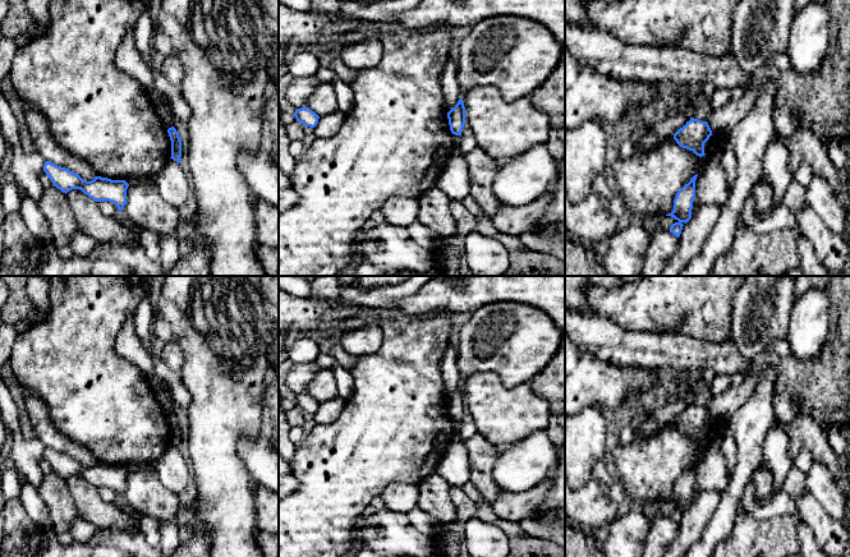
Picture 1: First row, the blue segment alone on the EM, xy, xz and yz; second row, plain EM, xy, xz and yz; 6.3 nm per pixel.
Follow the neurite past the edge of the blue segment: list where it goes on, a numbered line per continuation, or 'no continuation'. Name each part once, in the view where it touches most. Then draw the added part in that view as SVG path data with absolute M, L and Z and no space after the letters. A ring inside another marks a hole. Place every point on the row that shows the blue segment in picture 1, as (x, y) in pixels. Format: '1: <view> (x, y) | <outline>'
no continuation

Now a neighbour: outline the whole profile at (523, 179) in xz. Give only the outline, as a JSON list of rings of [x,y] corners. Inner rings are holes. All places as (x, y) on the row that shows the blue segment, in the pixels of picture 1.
[[[536,144],[501,162],[492,189],[502,206],[527,206],[546,194],[556,181],[556,161],[547,144]]]

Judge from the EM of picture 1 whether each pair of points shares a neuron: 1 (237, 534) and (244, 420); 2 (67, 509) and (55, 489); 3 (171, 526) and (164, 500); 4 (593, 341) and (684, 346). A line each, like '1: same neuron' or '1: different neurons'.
1: same neuron
2: same neuron
3: different neurons
4: same neuron

